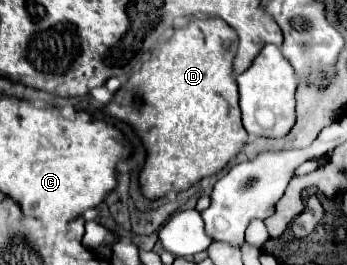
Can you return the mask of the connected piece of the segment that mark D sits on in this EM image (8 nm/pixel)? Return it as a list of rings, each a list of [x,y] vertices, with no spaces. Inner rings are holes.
[[[221,18],[193,20],[187,28],[177,30],[175,36],[143,64],[141,72],[133,74],[131,80],[119,88],[113,102],[105,106],[105,112],[111,118],[131,124],[147,148],[147,160],[139,174],[139,182],[149,200],[163,198],[171,190],[187,190],[201,178],[221,172],[243,148],[247,132],[241,124],[239,88],[233,78],[237,44],[239,38],[235,30]]]

